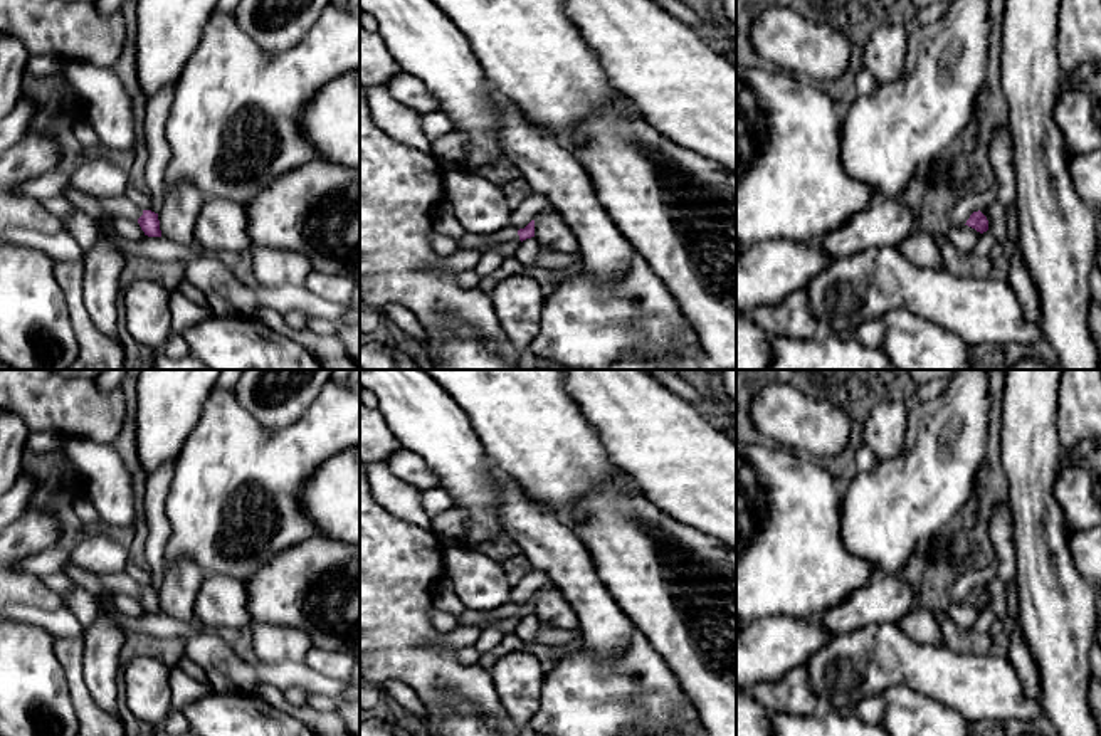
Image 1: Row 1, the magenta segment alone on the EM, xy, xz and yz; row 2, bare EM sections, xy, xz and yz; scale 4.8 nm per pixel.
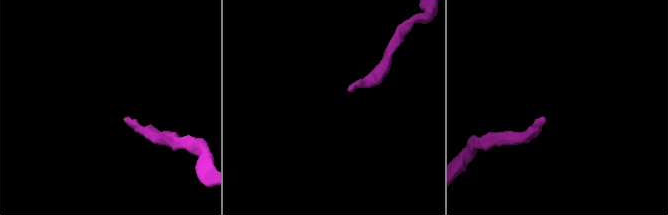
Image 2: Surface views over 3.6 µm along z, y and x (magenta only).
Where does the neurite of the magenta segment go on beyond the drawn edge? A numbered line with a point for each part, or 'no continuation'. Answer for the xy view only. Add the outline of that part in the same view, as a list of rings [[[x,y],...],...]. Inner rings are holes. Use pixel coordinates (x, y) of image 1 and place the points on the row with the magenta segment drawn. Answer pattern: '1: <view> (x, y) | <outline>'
1: xy (118, 207) | [[[69,181],[69,187],[64,197],[92,220],[109,217],[109,218],[129,218],[138,220],[143,215],[143,210],[136,207],[126,195],[116,198],[92,198],[82,192],[77,192]]]

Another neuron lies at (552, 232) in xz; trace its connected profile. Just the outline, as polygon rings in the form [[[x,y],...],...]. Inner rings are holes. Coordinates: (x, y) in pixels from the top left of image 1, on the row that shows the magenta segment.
[[[546,205],[535,217],[535,239],[541,249],[575,254],[578,252],[578,240],[561,215]]]

